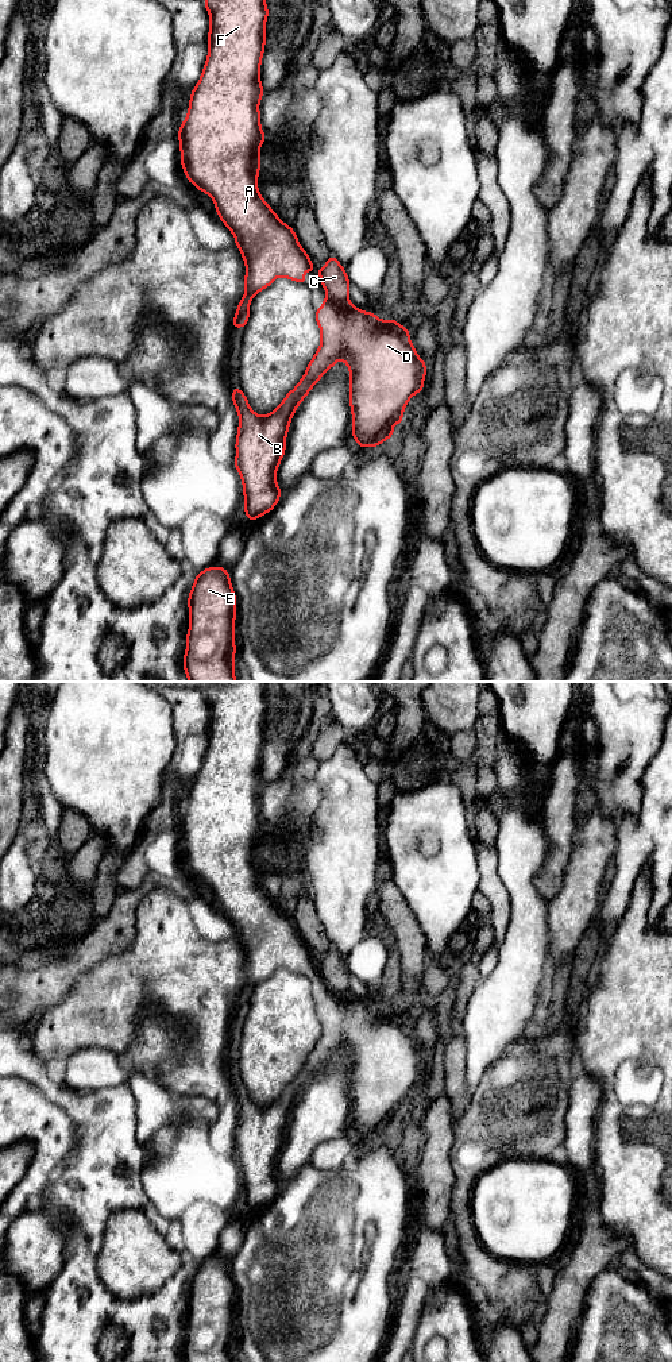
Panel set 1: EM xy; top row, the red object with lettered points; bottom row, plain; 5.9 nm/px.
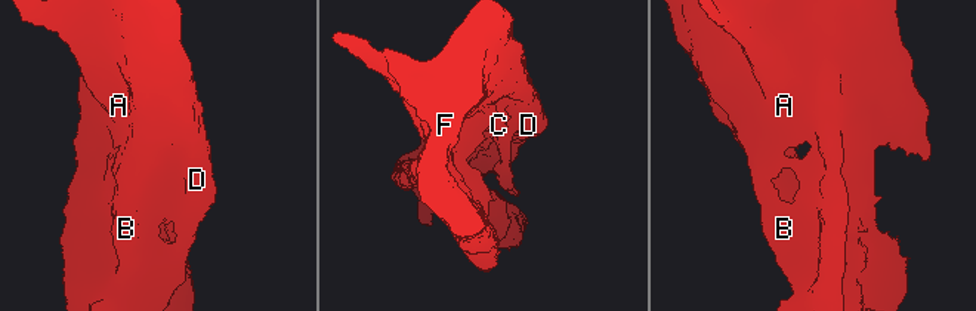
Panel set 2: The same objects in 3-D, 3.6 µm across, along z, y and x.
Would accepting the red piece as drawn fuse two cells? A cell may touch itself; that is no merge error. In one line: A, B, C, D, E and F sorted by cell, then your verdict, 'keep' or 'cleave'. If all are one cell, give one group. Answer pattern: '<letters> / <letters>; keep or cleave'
A B D E F / C; cleave

